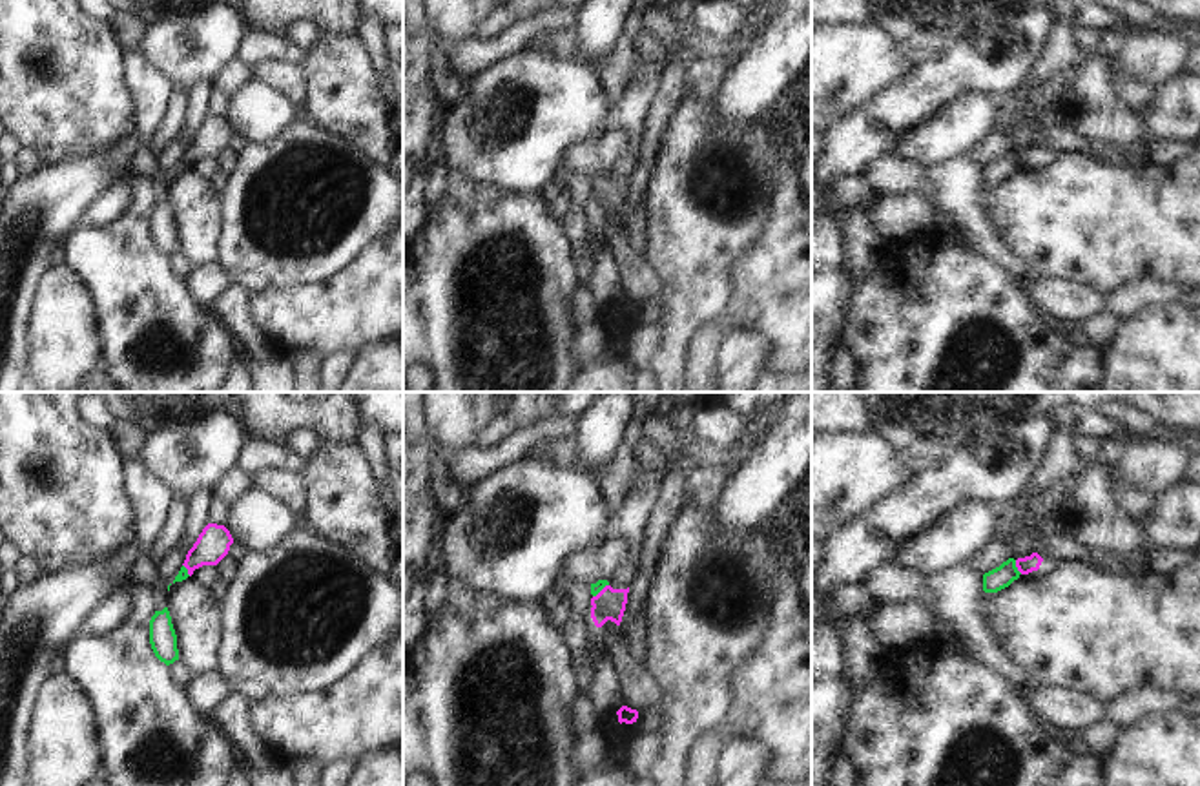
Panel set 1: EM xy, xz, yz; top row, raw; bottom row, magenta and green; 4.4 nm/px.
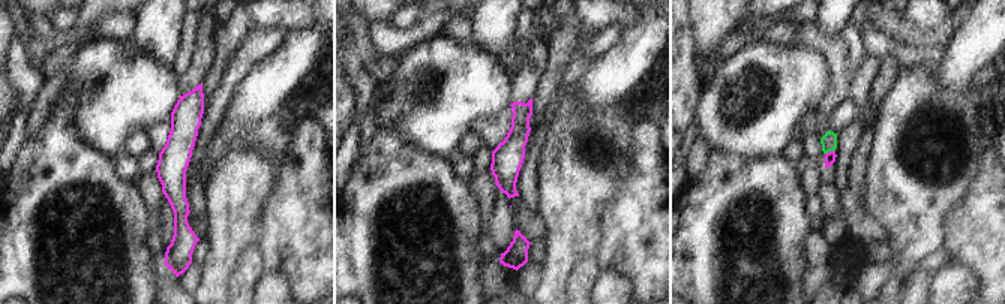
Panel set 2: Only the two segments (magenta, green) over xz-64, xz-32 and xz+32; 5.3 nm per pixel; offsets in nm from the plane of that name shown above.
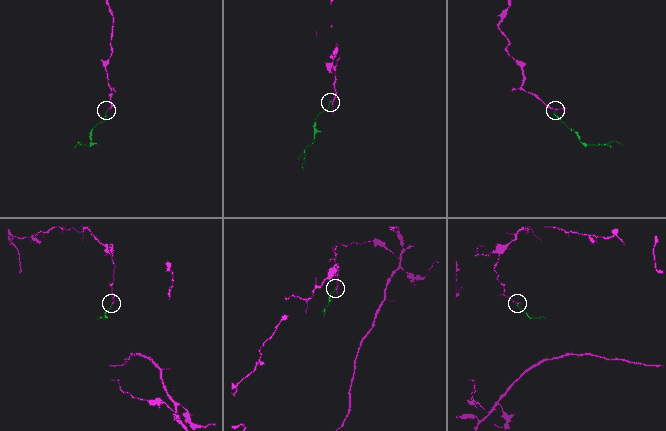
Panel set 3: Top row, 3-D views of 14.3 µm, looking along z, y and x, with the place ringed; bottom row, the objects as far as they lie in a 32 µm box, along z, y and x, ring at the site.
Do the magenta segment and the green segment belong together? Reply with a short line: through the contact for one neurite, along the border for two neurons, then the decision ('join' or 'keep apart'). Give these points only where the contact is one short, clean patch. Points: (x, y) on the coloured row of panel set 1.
line yz (1033, 562), (1016, 566), (1002, 577); join

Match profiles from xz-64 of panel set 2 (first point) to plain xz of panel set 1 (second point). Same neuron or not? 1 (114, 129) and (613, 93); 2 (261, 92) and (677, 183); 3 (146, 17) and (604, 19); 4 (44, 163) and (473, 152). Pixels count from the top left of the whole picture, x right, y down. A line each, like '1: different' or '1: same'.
1: different
2: different
3: same
4: different

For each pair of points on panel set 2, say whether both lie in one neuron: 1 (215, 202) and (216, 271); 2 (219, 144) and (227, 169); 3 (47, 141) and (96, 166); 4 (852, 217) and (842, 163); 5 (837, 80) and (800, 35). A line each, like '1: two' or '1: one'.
1: one
2: two
3: one
4: one
5: one

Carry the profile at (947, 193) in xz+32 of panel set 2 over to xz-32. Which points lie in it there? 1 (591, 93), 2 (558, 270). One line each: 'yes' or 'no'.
1: no
2: yes

